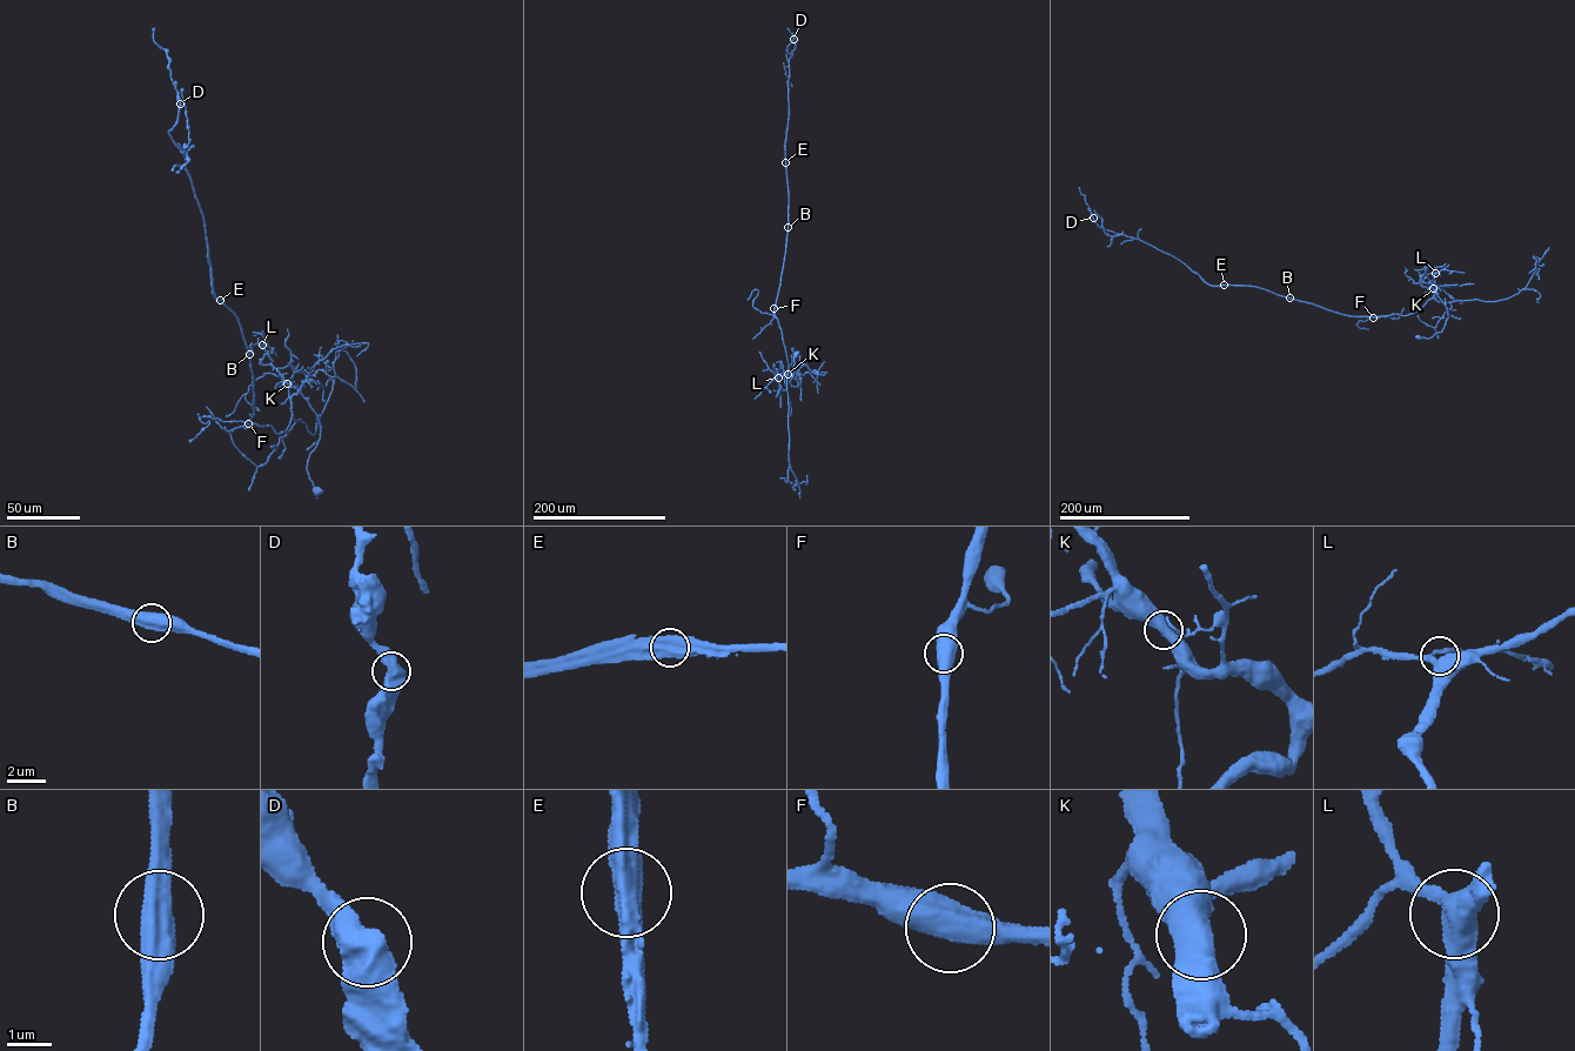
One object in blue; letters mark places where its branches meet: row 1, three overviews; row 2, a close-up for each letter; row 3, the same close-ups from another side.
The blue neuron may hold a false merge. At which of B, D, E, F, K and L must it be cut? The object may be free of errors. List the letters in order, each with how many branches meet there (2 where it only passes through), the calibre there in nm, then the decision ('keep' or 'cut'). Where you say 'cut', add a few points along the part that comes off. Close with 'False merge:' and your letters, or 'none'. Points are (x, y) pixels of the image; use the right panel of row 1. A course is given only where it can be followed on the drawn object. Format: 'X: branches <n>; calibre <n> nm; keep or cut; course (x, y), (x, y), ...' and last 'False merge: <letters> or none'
B: branches 2; calibre 600 nm; keep
D: branches 2; calibre 650 nm; keep
E: branches 2; calibre 650 nm; cut; course (1224, 285), (1210, 285), (1171, 255), (1138, 239), (1100, 228), (1079, 187)
F: branches 2; calibre 600 nm; keep
K: branches 2; calibre 550 nm; keep
L: branches 2; calibre 500 nm; keep
False merge: E

